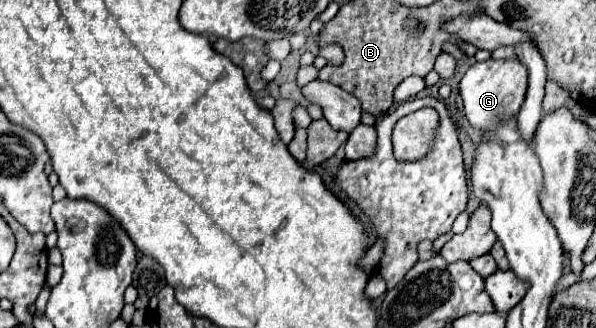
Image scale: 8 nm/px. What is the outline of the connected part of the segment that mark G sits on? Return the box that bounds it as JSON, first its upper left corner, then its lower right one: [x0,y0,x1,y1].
[459,59,527,131]

